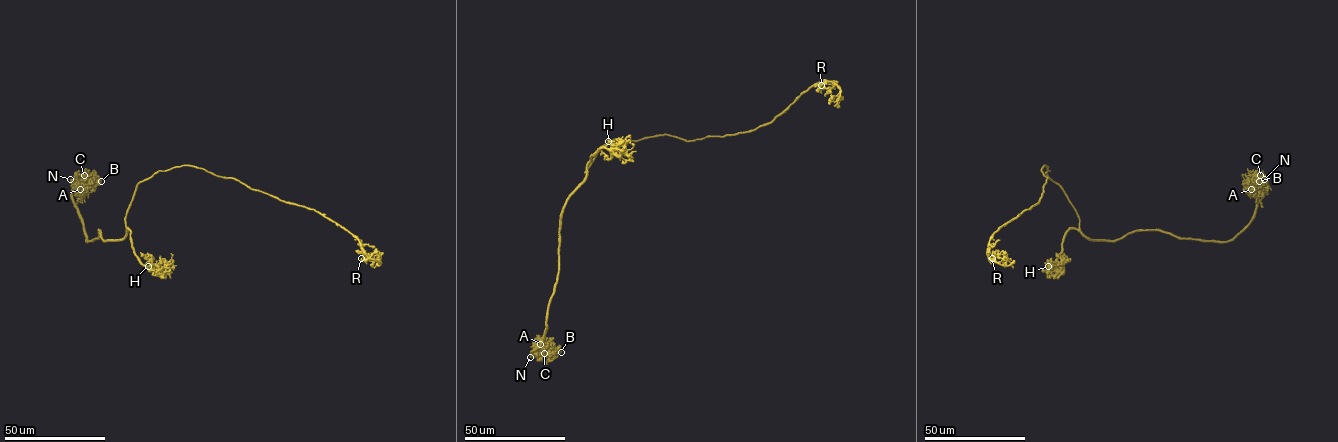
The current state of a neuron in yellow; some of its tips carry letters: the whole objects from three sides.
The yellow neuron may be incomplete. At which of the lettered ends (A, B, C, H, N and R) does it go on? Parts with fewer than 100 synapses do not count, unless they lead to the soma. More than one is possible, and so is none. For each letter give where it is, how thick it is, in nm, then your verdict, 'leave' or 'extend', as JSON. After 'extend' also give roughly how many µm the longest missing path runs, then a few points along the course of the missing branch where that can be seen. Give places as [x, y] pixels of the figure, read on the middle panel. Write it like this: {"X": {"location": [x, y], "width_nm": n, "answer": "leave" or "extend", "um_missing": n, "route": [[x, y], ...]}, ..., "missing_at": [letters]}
{"A": {"location": [540, 344], "width_nm": 130, "answer": "leave"}, "B": {"location": [561, 352], "width_nm": 200, "answer": "leave"}, "C": {"location": [544, 353], "width_nm": 300, "answer": "leave"}, "H": {"location": [608, 141], "width_nm": 280, "answer": "leave"}, "N": {"location": [530, 357], "width_nm": 300, "answer": "extend", "um_missing": 50, "route": [[530, 357], [530, 368], [522, 376], [522, 393], [521, 388], [524, 385]]}, "R": {"location": [821, 85], "width_nm": 200, "answer": "leave"}, "missing_at": ["N"]}

